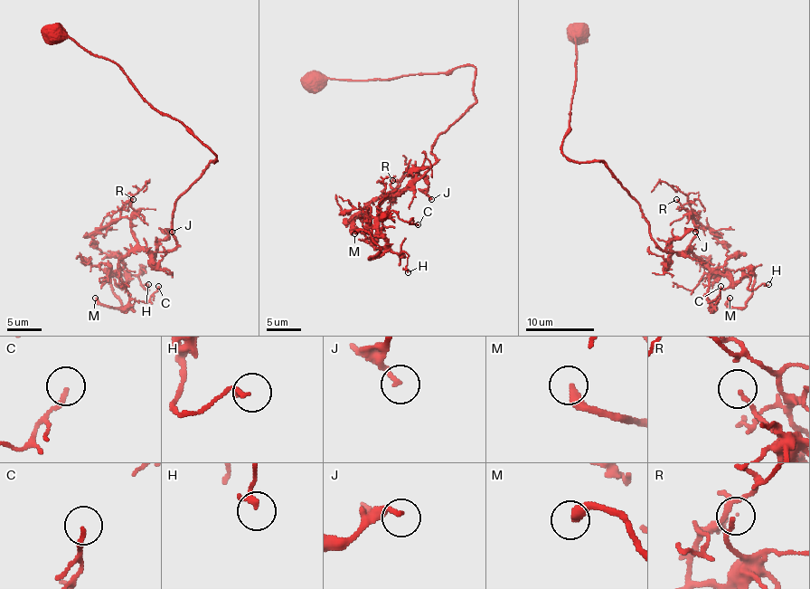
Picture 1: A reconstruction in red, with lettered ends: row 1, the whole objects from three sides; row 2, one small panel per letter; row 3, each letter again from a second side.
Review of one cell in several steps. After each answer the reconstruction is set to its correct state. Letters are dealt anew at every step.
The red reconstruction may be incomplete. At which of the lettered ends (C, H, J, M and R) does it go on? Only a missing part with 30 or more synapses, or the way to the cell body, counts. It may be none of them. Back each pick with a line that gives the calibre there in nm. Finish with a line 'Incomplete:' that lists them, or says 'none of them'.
M: 400 nm
Incomplete: M

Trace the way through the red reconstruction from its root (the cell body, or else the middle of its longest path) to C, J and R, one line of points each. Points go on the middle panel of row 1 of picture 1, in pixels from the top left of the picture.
C: (314, 80), (475, 70), (475, 101), (431, 146), (437, 161), (379, 205), (379, 214), (394, 211), (418, 224)
J: (314, 80), (475, 70), (475, 101), (438, 136), (431, 146), (437, 161), (418, 174), (431, 199)
R: (314, 80), (475, 70), (475, 101), (431, 146), (437, 161), (390, 199), (392, 180)

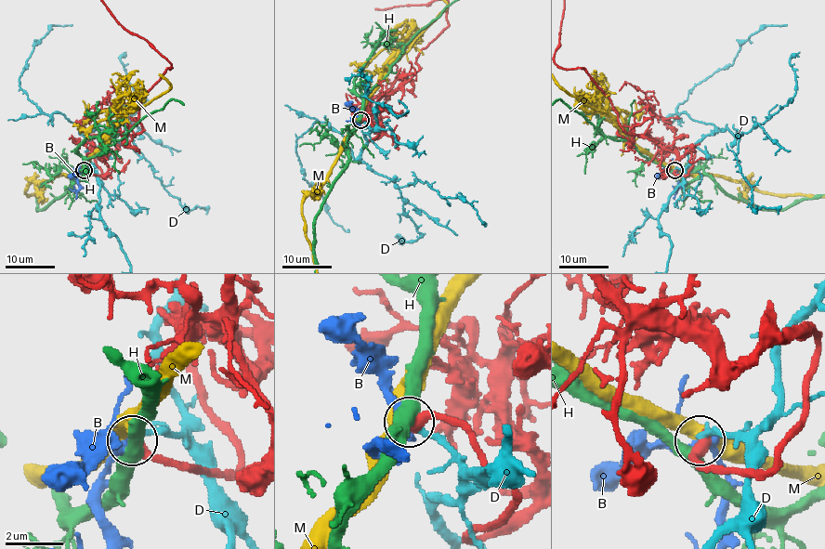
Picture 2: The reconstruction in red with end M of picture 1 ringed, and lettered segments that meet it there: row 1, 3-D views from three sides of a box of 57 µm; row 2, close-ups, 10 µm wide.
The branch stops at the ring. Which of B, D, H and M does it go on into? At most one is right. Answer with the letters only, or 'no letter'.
no letter

